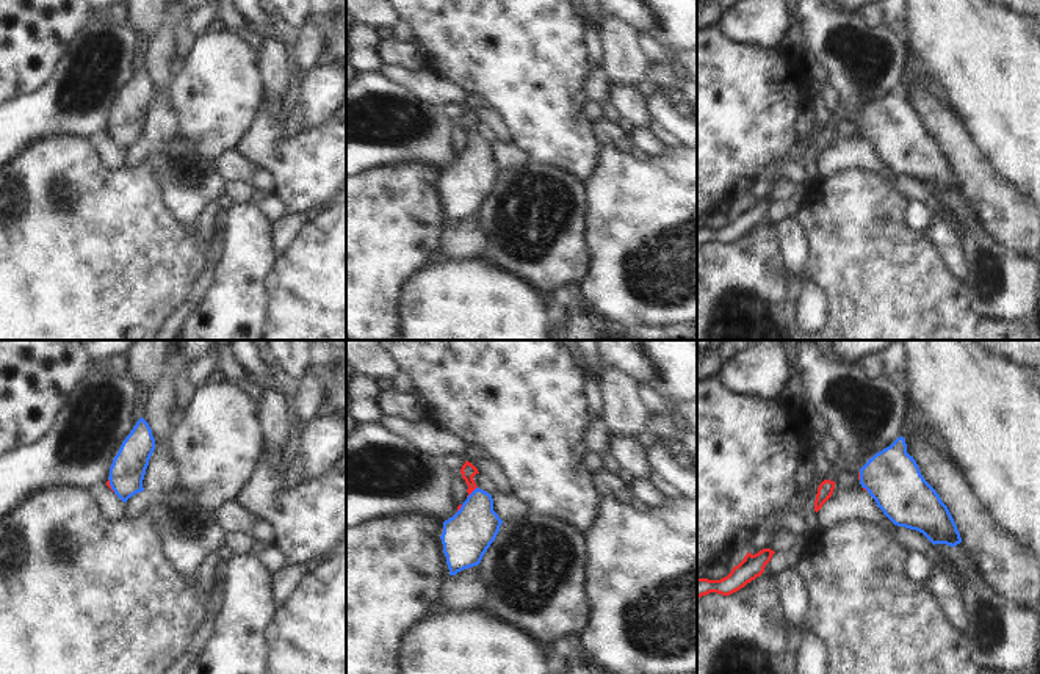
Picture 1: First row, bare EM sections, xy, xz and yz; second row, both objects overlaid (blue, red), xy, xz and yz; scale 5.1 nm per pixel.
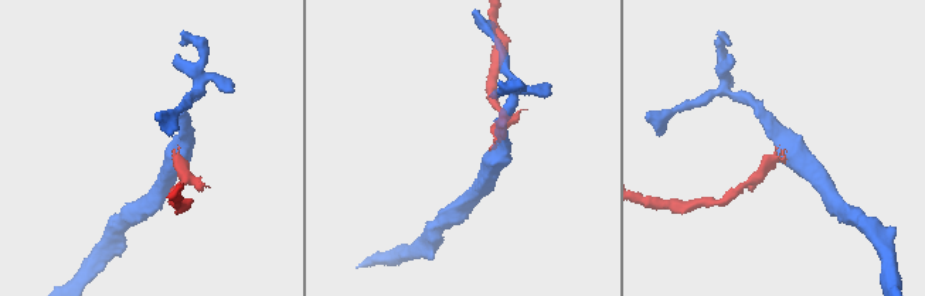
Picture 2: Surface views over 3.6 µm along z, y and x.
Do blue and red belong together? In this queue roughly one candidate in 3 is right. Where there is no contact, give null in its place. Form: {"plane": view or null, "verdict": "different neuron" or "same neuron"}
{"plane": "xz", "verdict": "same neuron"}

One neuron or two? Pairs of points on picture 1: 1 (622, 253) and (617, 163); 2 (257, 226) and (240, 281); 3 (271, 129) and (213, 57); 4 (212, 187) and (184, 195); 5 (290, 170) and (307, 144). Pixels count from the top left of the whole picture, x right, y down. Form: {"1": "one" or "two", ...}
{"1": "one", "2": "one", "3": "two", "4": "one", "5": "one"}

